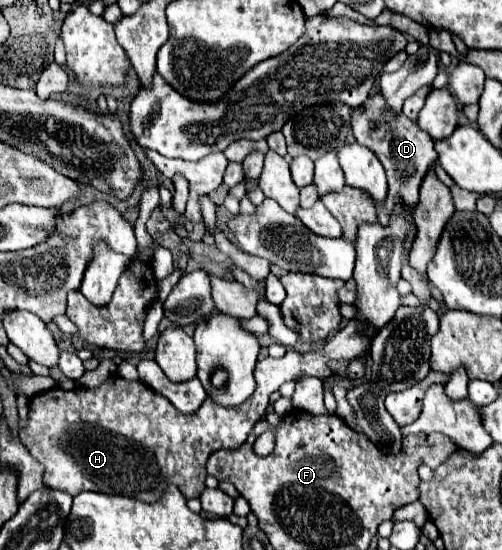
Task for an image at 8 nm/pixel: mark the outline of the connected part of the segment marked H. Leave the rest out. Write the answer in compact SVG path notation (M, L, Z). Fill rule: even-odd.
M349 321L331 341L327 341L327 351L287 351L281 359L265 357L257 361L257 387L241 405L223 407L217 405L213 397L207 397L191 415L177 411L169 399L159 397L145 383L127 381L119 375L109 377L95 389L49 389L31 399L29 423L19 431L19 439L45 467L45 485L69 495L97 491L153 503L163 497L169 479L175 477L175 485L185 499L199 497L205 489L205 463L209 455L219 449L239 449L253 425L265 415L273 391L287 381L299 381L303 377L325 379L331 375L331 369L327 367L329 359L361 357L361 353L367 351L367 345L369 339L361 333L359 323Z

